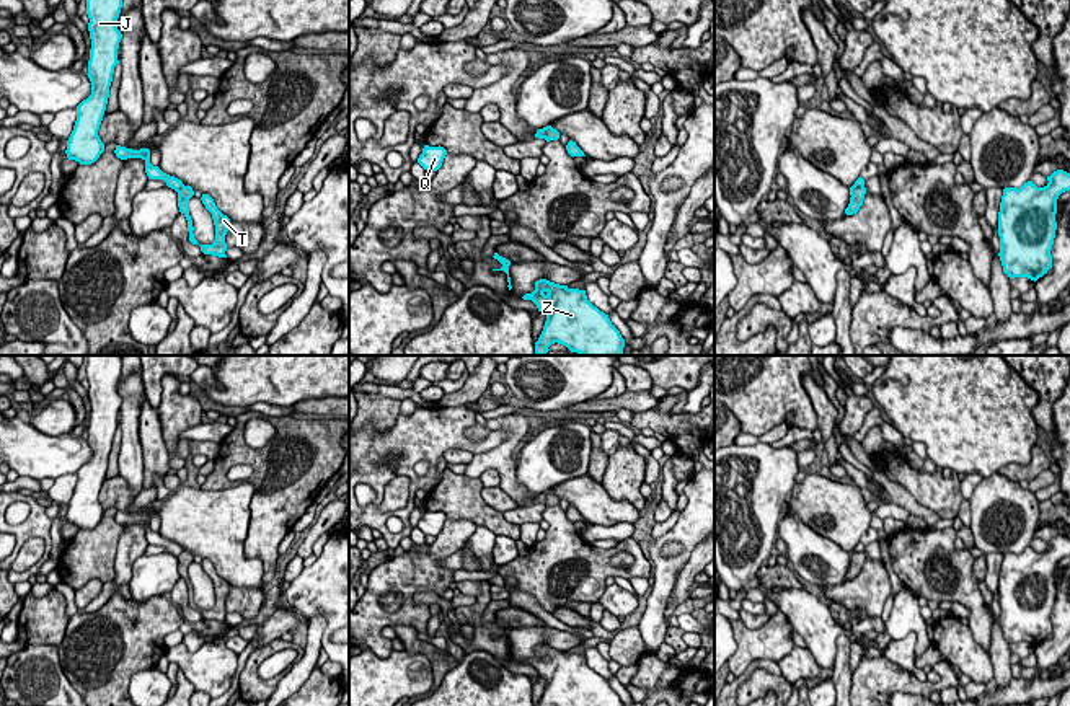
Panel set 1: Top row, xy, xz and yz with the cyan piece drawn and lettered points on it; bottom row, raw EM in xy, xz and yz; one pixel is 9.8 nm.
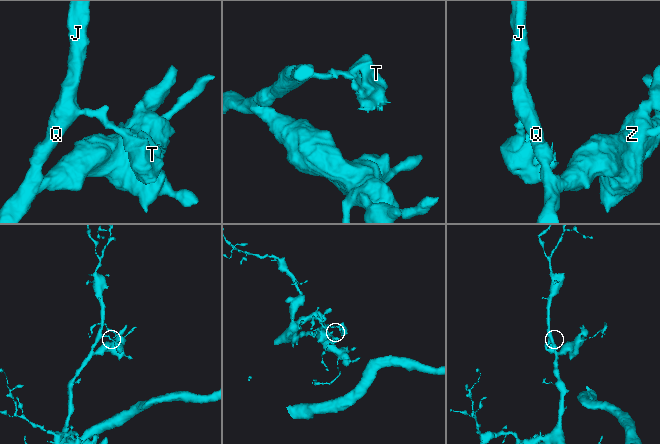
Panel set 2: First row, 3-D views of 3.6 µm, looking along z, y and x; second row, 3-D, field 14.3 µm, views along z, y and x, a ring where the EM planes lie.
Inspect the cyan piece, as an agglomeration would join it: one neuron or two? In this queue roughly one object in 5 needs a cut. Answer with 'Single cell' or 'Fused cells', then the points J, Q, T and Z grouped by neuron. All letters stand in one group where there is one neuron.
Fused cells. Groups: J Q Z / T

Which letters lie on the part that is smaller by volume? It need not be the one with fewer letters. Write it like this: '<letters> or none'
T

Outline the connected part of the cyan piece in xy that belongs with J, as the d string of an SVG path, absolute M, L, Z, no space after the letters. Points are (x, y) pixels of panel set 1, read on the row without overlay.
M88 355L86 380L91 404L88 443L91 460L77 471L77 486L67 505L67 523L80 530L95 528L104 517L98 496L106 476L117 414L122 404L117 383L122 373L122 355Z

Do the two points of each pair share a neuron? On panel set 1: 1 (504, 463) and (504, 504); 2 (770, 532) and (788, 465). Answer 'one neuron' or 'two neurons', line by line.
1: two neurons
2: one neuron

